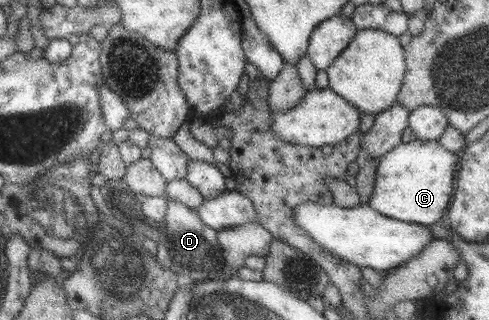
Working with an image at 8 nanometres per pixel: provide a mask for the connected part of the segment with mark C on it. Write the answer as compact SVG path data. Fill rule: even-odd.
M414 139L398 143L377 161L374 188L370 192L368 205L390 219L429 226L442 223L444 213L454 189L458 154L441 147L436 140L421 141Z

